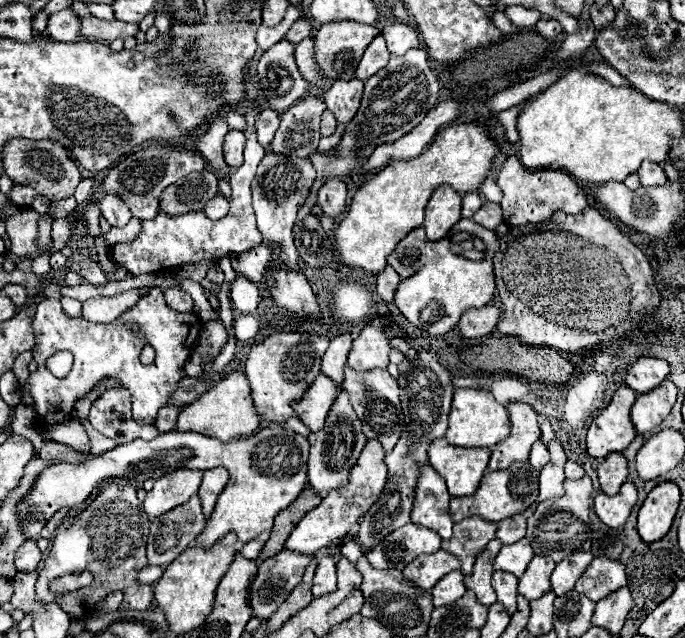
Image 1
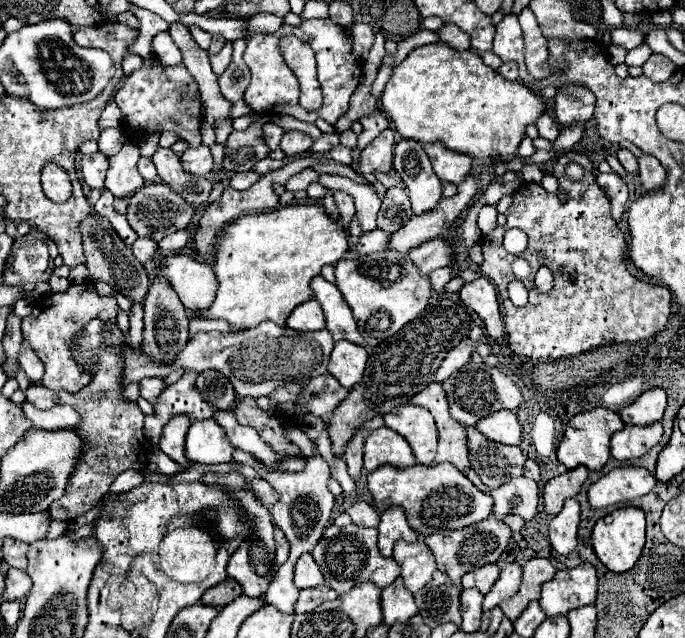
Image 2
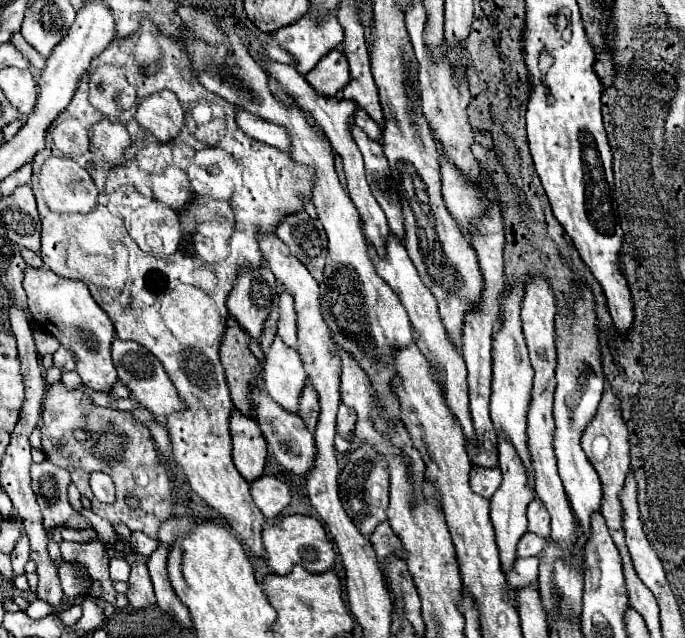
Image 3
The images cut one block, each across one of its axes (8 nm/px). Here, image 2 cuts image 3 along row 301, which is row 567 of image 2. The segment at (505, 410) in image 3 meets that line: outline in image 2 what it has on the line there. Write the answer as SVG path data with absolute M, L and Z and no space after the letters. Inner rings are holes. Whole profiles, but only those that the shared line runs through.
M510 564L500 572L498 582L492 586L492 590L484 596L482 610L488 612L494 606L498 606L504 598L512 598L522 584L522 566L520 564Z

